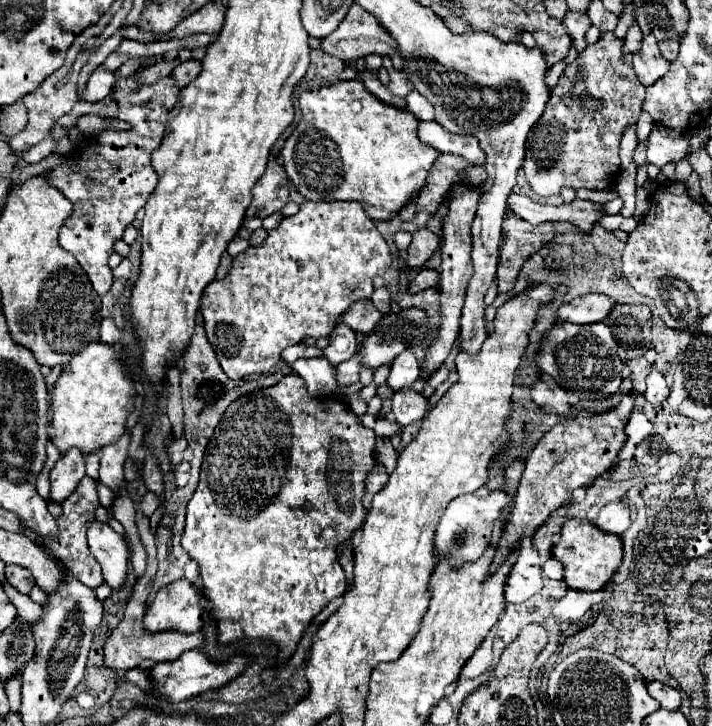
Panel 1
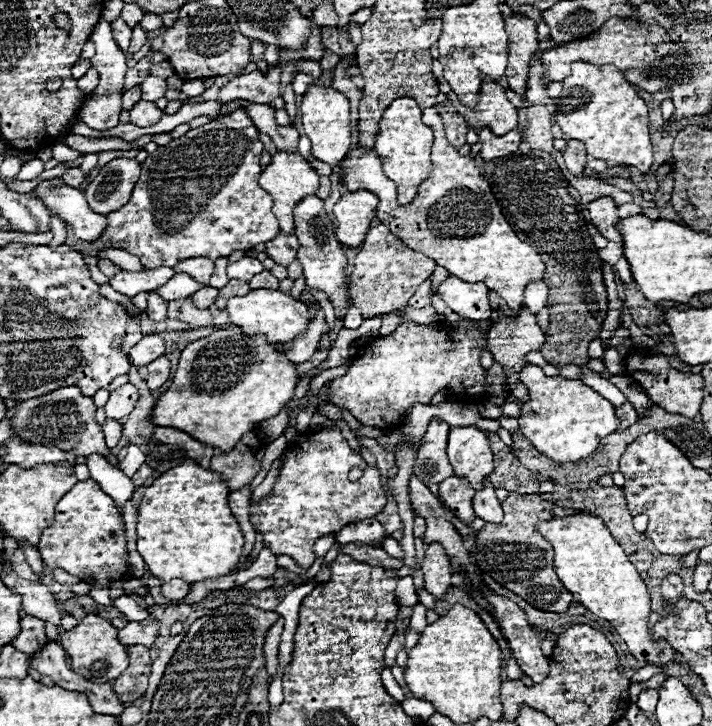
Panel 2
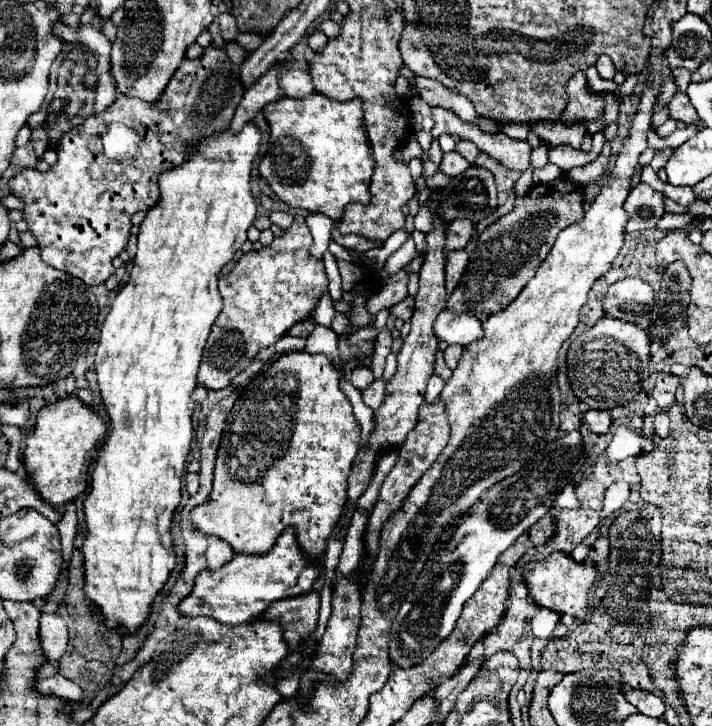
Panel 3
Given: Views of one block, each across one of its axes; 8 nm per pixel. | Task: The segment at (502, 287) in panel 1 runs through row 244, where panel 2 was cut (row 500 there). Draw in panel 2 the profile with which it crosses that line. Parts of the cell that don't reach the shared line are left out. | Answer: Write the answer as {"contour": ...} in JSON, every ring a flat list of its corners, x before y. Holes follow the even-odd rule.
{"contour":[[510,492,508,498,502,500,502,510,504,520,500,524,484,524,484,528,476,534,474,564,480,572,492,576,500,586,512,590,534,608,558,614,566,612,574,596,562,586,554,572,554,550,550,542,546,542,536,530,538,520,554,518,554,504,540,500,536,494,522,496]]}

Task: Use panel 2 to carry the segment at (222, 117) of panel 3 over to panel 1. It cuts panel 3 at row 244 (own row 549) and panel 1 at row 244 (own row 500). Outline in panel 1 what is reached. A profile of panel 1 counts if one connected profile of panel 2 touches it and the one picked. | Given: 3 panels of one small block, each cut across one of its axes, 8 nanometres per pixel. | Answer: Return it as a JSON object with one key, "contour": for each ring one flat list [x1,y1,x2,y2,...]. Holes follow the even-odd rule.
{"contour":[[132,74,128,78,118,78,114,82,112,94,114,94,114,100,118,102,118,114,114,114,114,118,130,122,132,130,128,130,128,132,102,130,102,132,96,132,94,136,88,136,86,144,84,142,78,144,74,148,74,152,68,154,62,164,58,164,56,168,52,168,46,174,46,180,74,204,70,218,60,228,60,236,58,236,60,246,64,250,68,250,78,260,78,264,86,270,86,274,98,294,106,294,112,286,112,270,108,266,108,256,114,252,114,248,112,248,114,242,122,238,124,230,134,222,134,214,146,204,148,196,152,194,154,186,158,184,158,176,150,166,150,154,162,142,164,128,166,128,164,116,176,106,180,86,172,78,160,78,154,84,138,84,138,76]]}

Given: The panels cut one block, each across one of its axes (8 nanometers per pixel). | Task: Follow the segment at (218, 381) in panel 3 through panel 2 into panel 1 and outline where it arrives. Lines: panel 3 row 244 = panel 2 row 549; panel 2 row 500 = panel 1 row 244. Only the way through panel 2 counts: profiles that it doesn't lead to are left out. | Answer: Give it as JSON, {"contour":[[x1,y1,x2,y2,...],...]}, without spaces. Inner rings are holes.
{"contour":[[304,202,300,212,284,218,274,230,268,232,260,246,250,246,242,254,234,256,230,272,222,280,210,282,202,294,206,338,214,348,224,374,232,380,240,380,250,374,270,372,278,364,284,348,300,344,304,338,330,336,336,318,354,302,368,298,374,292,372,278,376,274,384,274,390,264,390,248,376,230,374,220,370,220,362,210,362,204]]}

